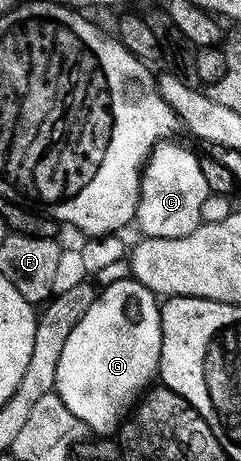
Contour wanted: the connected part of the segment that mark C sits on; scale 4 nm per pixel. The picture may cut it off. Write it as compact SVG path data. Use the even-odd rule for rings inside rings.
M174 139L159 141L142 166L136 225L147 237L180 239L192 235L192 231L202 224L200 207L204 207L204 199L211 191L208 183L204 183L204 171L200 171L199 154L176 142Z

